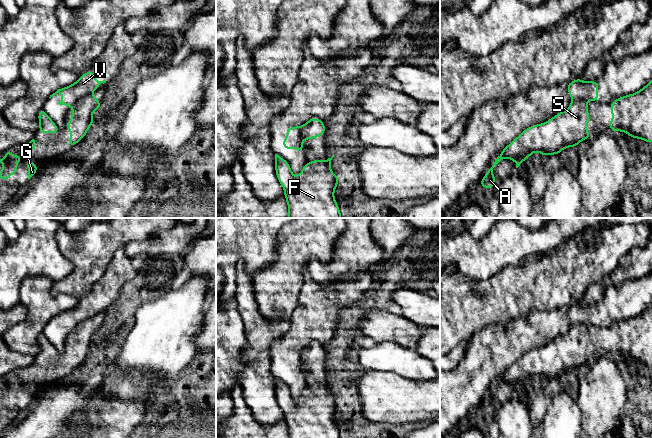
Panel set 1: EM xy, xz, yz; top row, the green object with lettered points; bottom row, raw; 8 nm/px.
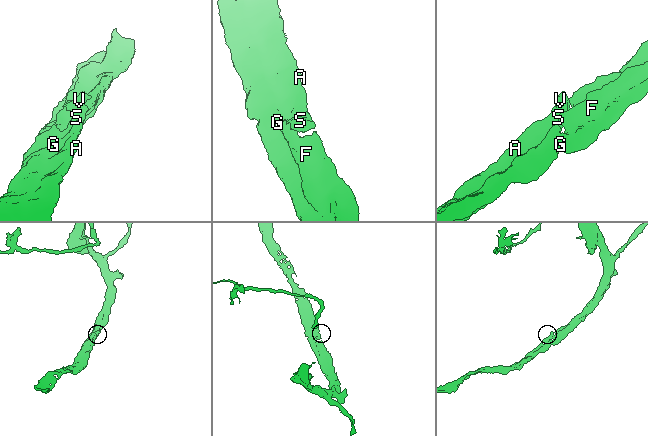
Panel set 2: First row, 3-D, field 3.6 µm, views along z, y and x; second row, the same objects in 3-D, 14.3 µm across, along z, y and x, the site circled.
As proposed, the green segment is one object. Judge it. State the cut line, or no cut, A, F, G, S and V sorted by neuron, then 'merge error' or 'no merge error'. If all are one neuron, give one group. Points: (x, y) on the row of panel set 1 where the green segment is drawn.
cut in xy along (89, 93), (82, 96), (73, 106); A F G S / V; merge error

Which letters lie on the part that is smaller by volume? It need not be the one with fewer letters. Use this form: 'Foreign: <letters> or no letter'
Foreign: V

